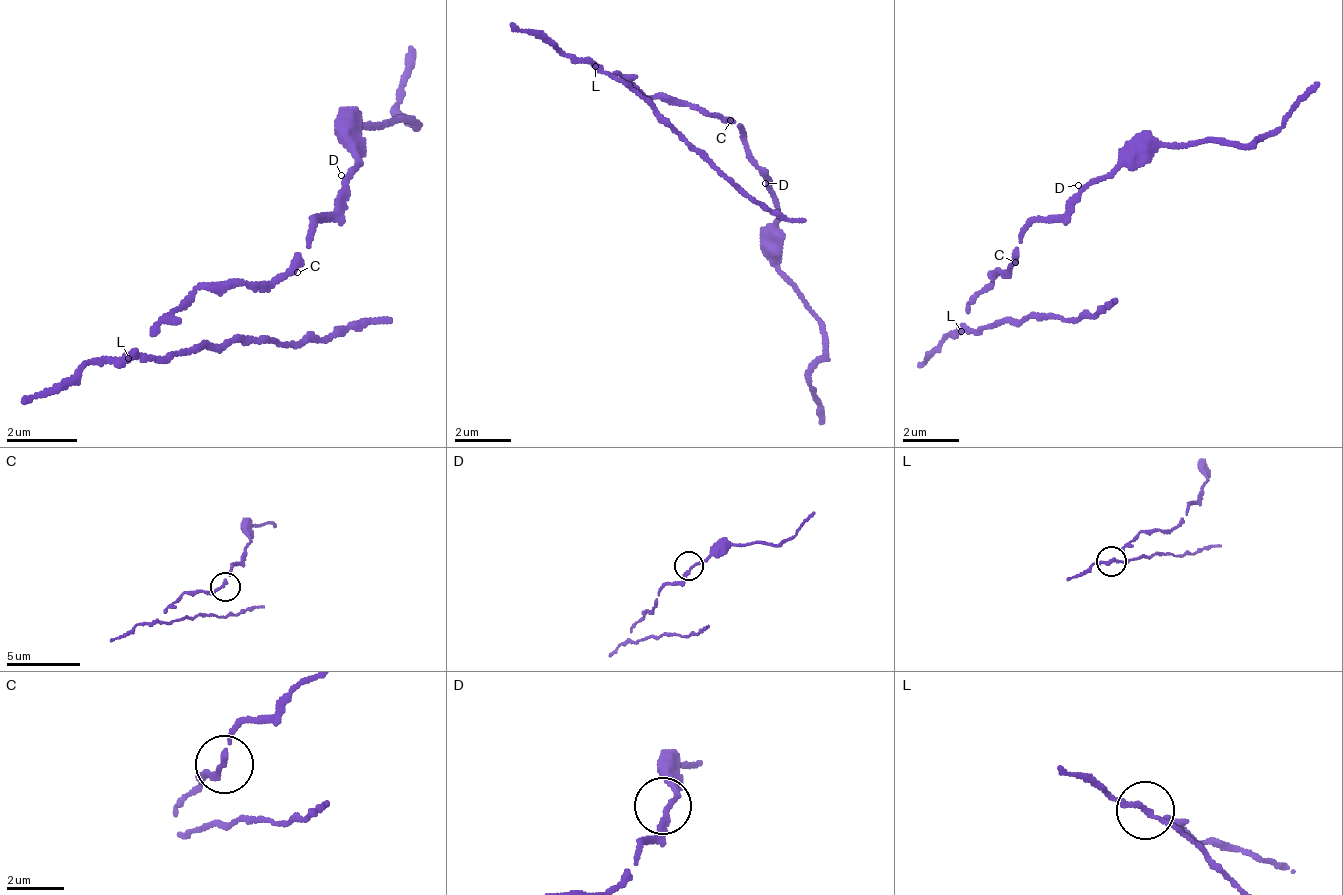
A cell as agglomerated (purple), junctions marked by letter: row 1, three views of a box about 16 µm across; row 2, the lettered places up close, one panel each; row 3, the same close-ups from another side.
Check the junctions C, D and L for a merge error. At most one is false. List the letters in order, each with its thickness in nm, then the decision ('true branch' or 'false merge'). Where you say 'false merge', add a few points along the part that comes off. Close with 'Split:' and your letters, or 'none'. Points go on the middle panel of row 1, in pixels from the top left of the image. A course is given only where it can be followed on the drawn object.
C: 170 nm thick; true branch
D: 180 nm thick; true branch
L: 150 nm thick; false merge; foreign part runs (597, 64), (751, 197), (807, 218)
Split: L

